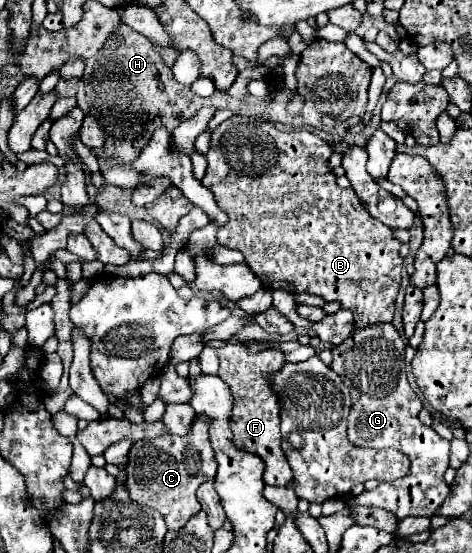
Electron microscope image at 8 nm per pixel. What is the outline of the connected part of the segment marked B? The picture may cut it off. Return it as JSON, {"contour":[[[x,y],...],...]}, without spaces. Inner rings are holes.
{"contour":[[[234,116],[224,120],[214,132],[212,132],[212,146],[206,154],[208,160],[208,170],[206,176],[202,178],[202,184],[214,194],[216,204],[220,204],[220,210],[228,214],[228,224],[224,224],[224,228],[218,228],[218,244],[232,248],[232,250],[240,250],[244,254],[246,264],[252,268],[252,272],[260,278],[260,282],[264,284],[266,290],[286,290],[290,294],[296,292],[308,292],[308,294],[316,294],[322,296],[326,302],[330,300],[338,300],[342,302],[342,308],[348,308],[354,312],[354,326],[372,326],[372,324],[380,324],[380,322],[392,322],[394,316],[394,300],[400,288],[400,280],[402,280],[403,258],[400,258],[400,240],[394,238],[394,230],[380,224],[378,220],[374,220],[366,208],[360,204],[360,198],[356,196],[356,192],[352,190],[342,190],[336,184],[336,176],[328,164],[330,156],[334,154],[334,148],[324,142],[320,136],[308,132],[308,130],[294,130],[294,132],[280,132],[278,128],[274,128],[272,124],[258,120],[258,118],[248,118],[248,116]]]}

